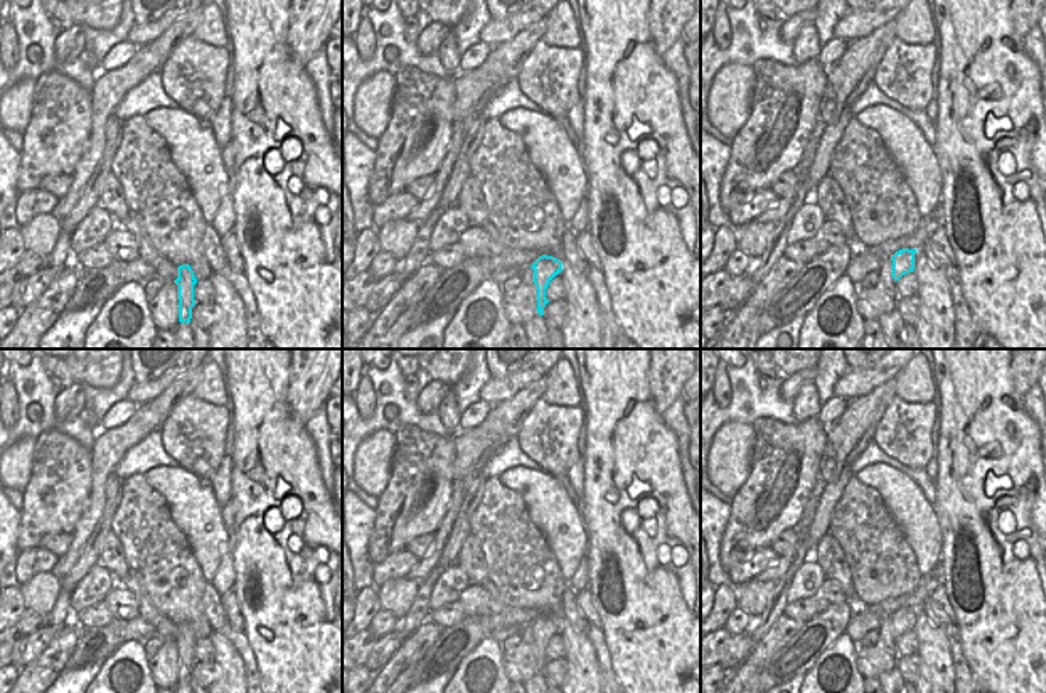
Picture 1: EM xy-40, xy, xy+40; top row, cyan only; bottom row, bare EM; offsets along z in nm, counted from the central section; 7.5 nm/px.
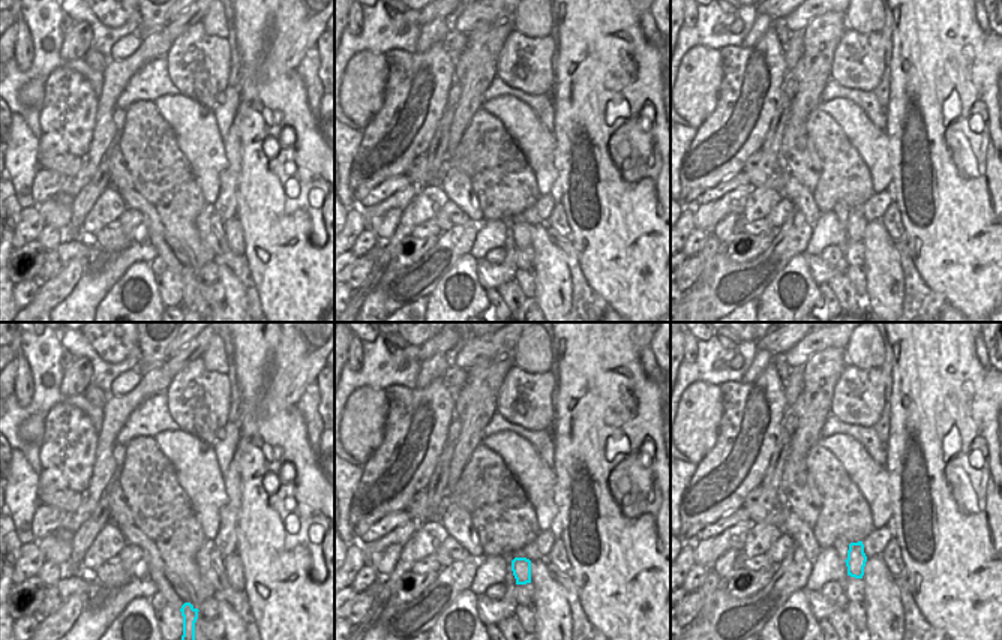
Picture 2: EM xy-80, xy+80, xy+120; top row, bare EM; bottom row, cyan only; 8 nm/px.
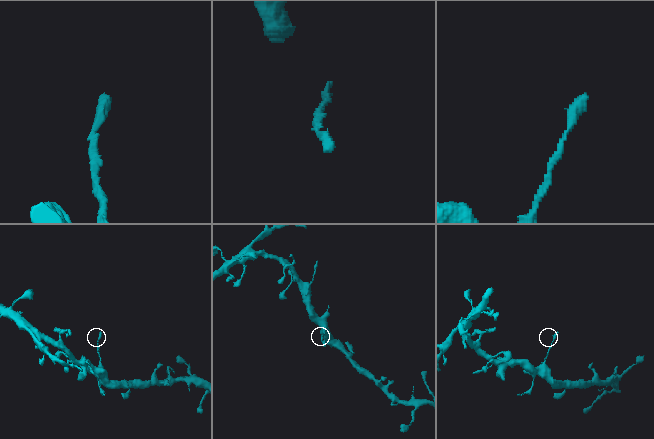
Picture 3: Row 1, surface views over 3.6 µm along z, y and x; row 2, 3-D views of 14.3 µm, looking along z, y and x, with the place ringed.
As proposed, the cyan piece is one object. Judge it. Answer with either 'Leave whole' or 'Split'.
Split.

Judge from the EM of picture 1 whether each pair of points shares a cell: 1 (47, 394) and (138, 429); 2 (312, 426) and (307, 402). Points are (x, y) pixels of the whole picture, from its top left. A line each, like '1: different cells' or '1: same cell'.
1: different cells
2: different cells

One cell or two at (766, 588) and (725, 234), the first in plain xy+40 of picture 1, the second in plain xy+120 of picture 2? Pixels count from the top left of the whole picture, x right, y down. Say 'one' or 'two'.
one

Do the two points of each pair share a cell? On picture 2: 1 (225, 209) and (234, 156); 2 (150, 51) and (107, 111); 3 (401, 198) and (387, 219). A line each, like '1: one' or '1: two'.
1: one
2: one
3: two

